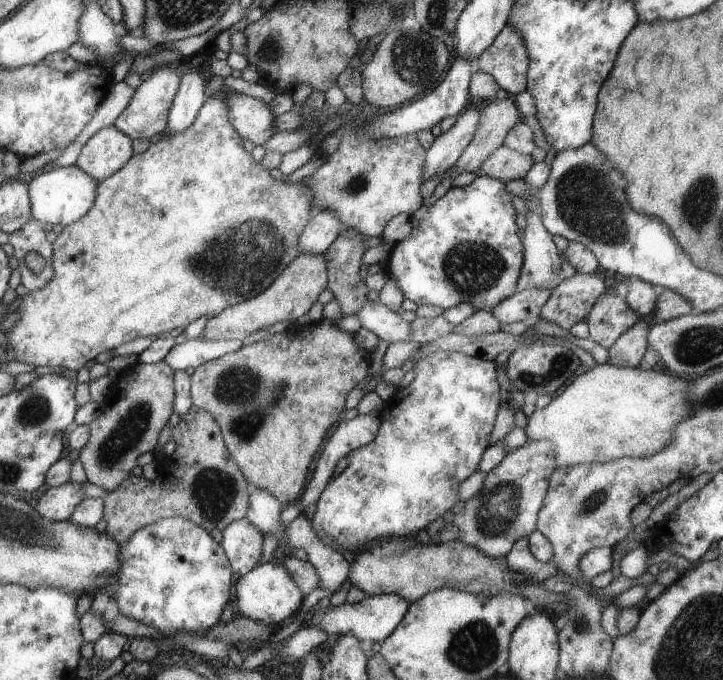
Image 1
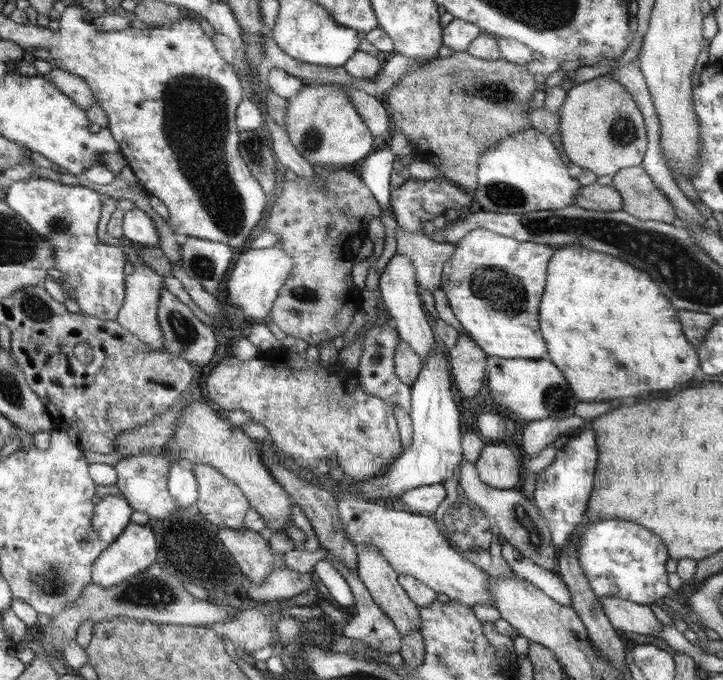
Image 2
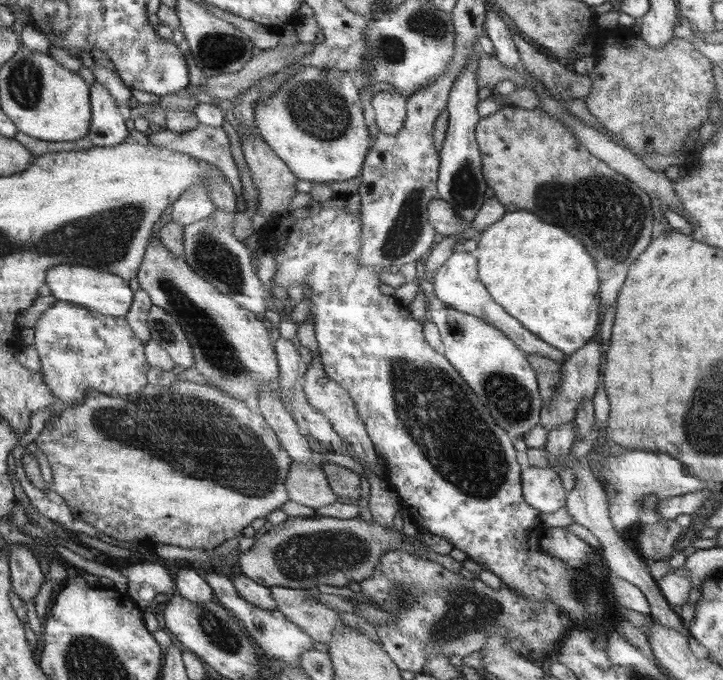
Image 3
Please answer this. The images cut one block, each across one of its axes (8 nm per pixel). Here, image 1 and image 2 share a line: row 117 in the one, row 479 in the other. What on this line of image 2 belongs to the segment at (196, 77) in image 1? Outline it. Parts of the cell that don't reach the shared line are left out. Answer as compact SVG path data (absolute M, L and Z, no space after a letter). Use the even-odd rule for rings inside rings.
M173 460L168 475L168 490L180 506L196 504L199 496L198 481L192 468L185 468L179 461Z

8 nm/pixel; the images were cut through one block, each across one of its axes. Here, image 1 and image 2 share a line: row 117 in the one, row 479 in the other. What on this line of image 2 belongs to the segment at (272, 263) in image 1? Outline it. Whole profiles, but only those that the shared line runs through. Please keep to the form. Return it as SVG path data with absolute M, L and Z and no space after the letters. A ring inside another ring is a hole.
M198 462L191 468L198 481L199 496L196 505L204 517L219 528L234 530L244 528L244 516L246 516L246 510L248 510L248 499L241 487L237 483L230 482L229 478L226 478L220 470L216 470L210 464Z

